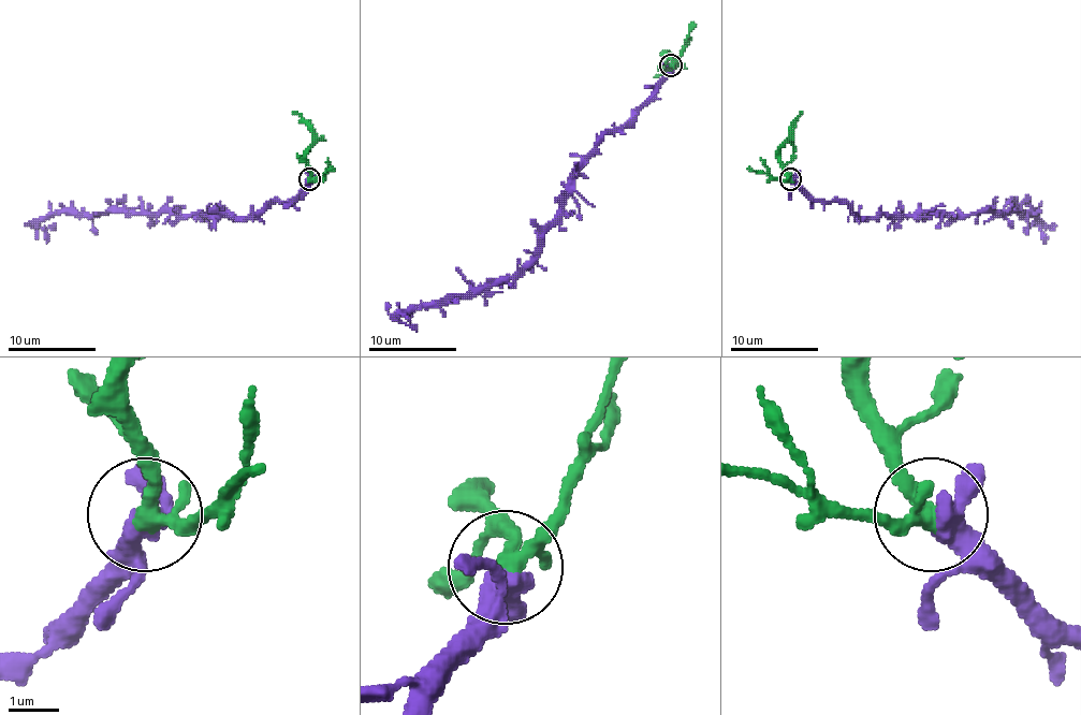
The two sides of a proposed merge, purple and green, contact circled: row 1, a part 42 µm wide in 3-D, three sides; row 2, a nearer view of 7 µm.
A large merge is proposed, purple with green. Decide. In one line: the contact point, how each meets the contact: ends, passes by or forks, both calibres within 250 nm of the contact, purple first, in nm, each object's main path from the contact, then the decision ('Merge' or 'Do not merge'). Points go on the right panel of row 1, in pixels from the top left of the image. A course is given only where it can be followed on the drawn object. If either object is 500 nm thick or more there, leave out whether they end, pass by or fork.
Place: (790, 179). At the ring purple passes by. At the ring green forks. Thickness 400 nm (purple) against 240 nm. Course of purple: (791, 179), (819, 199), (844, 202), (859, 217), (1026, 213), (1043, 225), (1056, 225). Course of green: (791, 179), (780, 160), (780, 148), (802, 112). Merge

